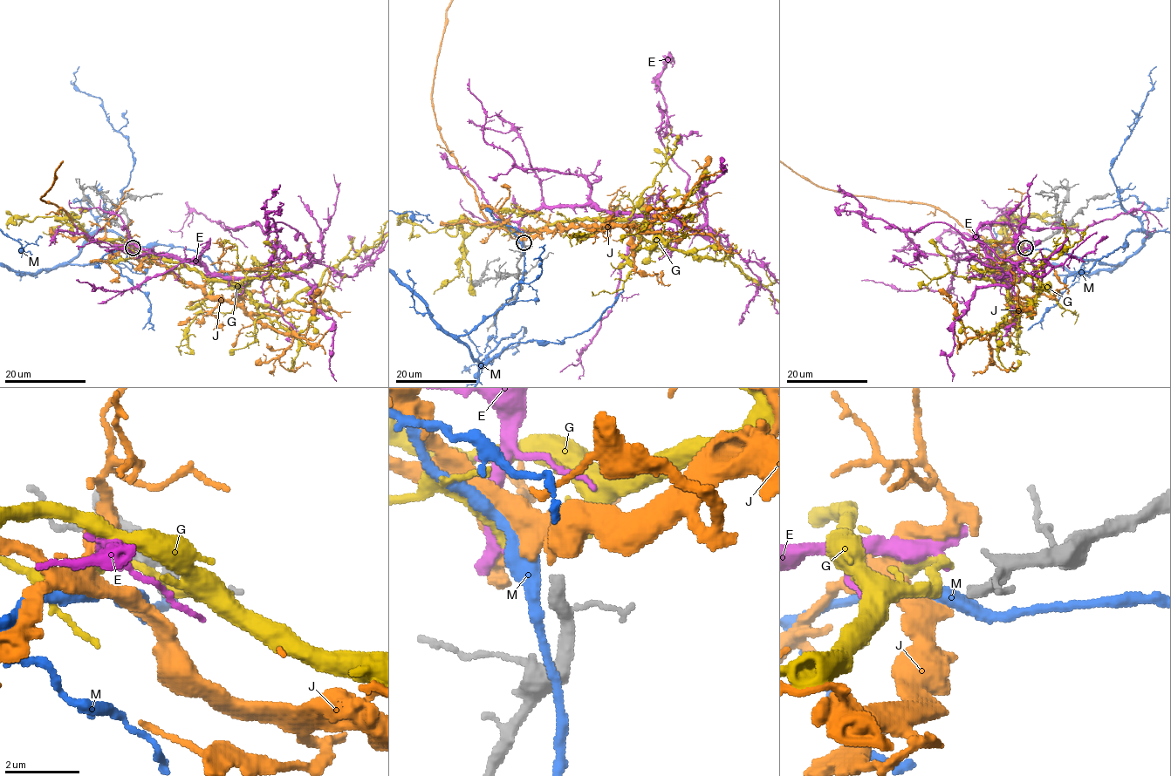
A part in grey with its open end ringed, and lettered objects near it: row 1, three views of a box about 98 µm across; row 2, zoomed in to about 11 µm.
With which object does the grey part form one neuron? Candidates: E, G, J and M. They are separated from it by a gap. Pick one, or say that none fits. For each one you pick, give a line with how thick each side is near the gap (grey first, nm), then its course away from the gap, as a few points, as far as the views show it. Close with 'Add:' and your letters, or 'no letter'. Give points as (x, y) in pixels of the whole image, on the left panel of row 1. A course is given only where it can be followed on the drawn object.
G: calibres 340 and 280 nm; course (133, 247), (231, 280), (275, 307), (373, 245)
Add: G

